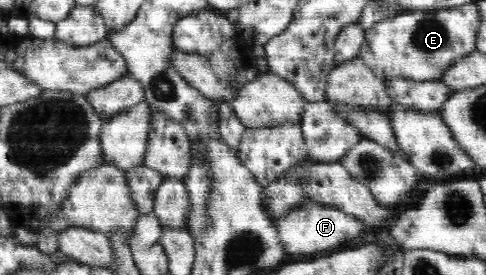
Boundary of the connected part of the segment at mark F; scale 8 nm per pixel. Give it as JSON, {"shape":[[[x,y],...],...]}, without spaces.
{"shape":[[[313,201],[293,207],[290,212],[283,214],[276,223],[279,240],[285,246],[285,253],[291,253],[291,255],[297,255],[297,253],[309,255],[309,253],[327,251],[327,249],[335,251],[339,249],[339,245],[343,241],[359,237],[364,225],[358,217],[349,215],[336,207],[317,204]]]}

